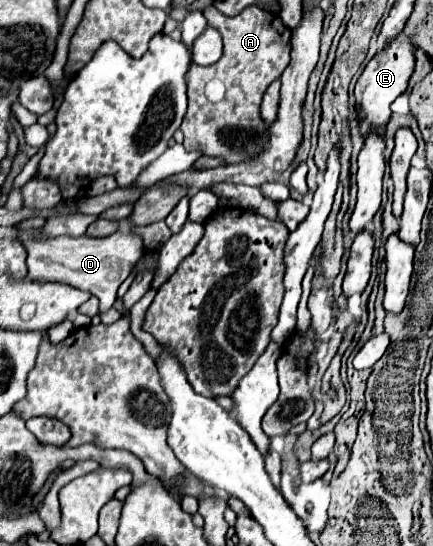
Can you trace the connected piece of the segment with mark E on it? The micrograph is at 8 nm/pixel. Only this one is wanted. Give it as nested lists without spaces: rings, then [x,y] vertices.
[[[398,34],[388,42],[386,48],[382,48],[364,68],[356,82],[356,98],[358,98],[358,116],[360,116],[360,128],[364,132],[370,132],[372,128],[384,128],[390,120],[390,104],[406,90],[408,80],[414,72],[414,42],[406,34]]]

